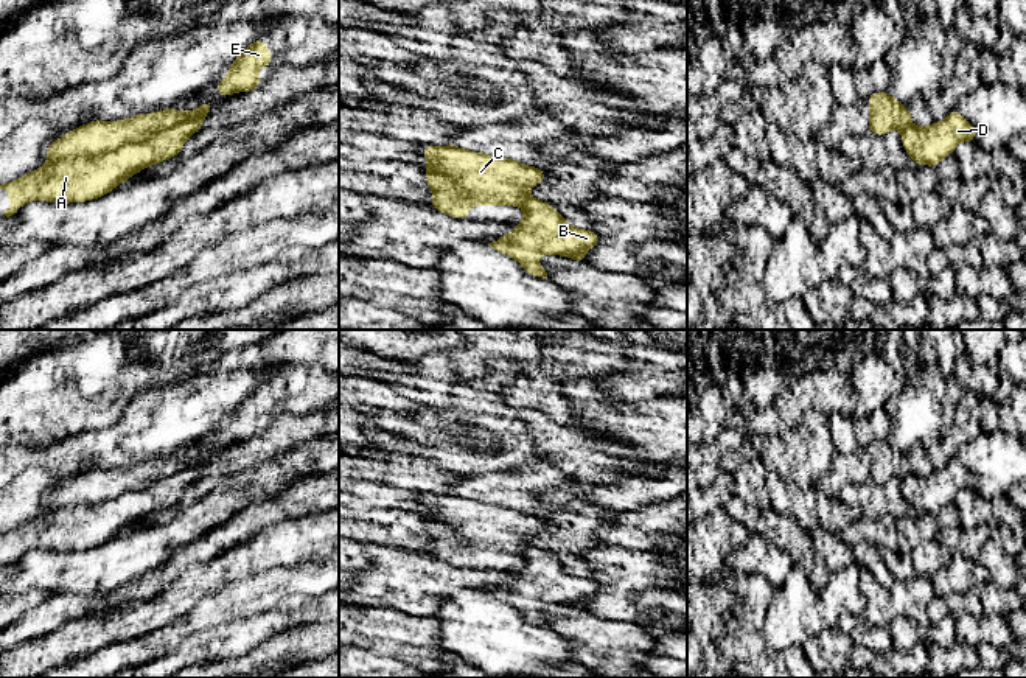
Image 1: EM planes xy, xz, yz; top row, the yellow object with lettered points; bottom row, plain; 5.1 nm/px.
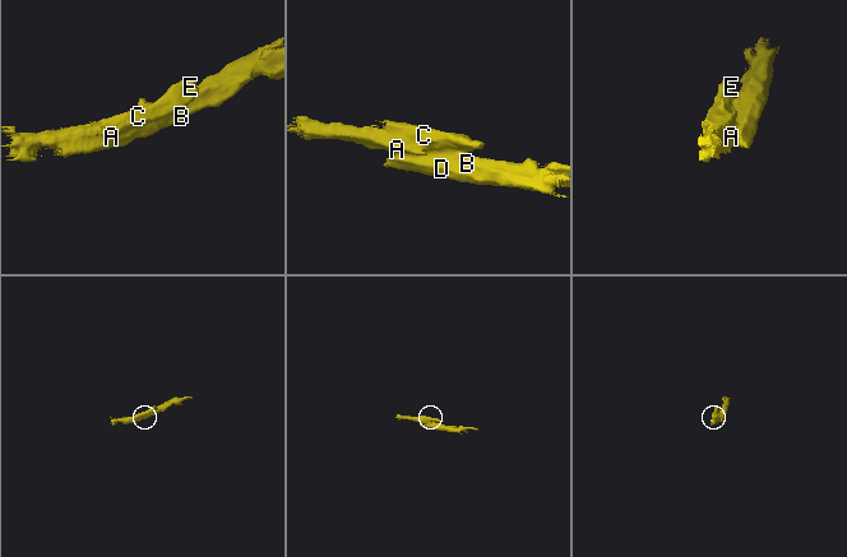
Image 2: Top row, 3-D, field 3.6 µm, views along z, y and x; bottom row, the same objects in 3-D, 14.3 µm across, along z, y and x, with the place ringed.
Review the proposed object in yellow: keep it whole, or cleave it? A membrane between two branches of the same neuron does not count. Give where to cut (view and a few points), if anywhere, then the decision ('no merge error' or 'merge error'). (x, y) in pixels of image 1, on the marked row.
cut xy (204, 114), (112, 148), (80, 154), (53, 151); merge error

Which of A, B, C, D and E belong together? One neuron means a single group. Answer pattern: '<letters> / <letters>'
A B D / C E

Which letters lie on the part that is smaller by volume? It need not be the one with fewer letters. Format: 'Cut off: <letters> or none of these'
Cut off: C, E

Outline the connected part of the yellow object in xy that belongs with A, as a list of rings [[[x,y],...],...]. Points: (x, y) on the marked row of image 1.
[[[190,117],[159,135],[92,154],[56,154],[61,138],[54,140],[45,146],[50,160],[40,170],[0,185],[9,191],[9,208],[3,213],[9,218],[28,201],[67,204],[103,197],[143,168],[179,156],[185,140],[202,129],[204,117]]]

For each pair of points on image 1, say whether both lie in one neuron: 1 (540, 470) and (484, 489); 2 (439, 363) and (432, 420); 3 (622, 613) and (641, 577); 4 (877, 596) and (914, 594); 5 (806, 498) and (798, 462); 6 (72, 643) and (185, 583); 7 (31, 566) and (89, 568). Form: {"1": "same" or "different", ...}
{"1": "same", "2": "different", "3": "same", "4": "same", "5": "different", "6": "same", "7": "same"}

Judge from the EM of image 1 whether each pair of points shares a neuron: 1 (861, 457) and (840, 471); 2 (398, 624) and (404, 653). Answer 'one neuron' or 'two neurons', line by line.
1: one neuron
2: one neuron

